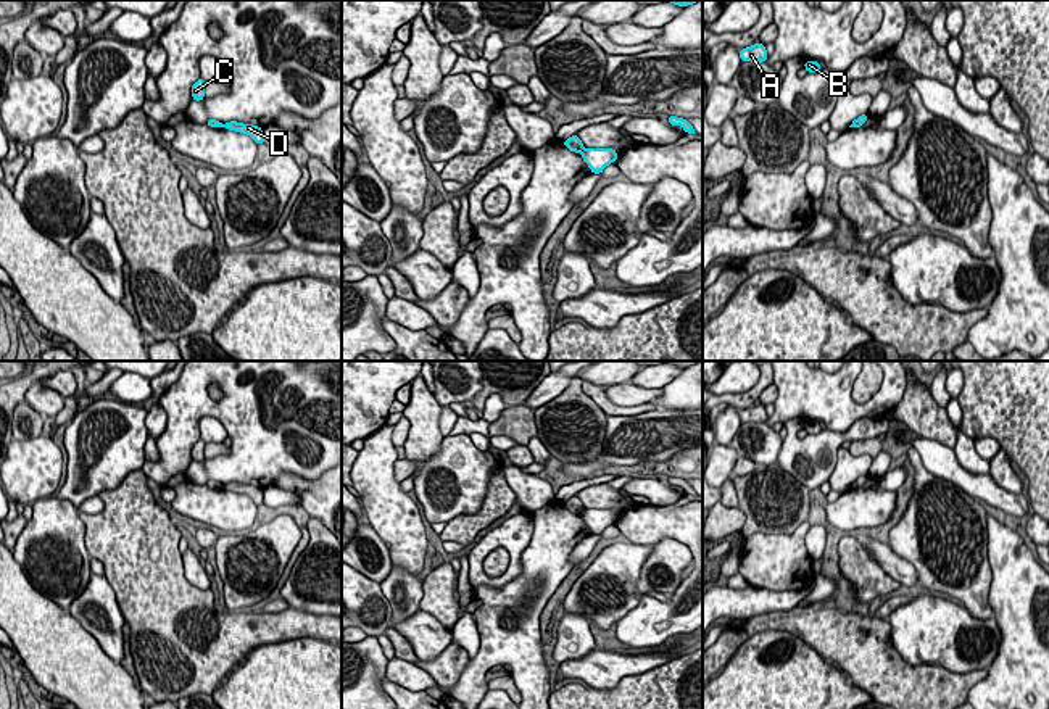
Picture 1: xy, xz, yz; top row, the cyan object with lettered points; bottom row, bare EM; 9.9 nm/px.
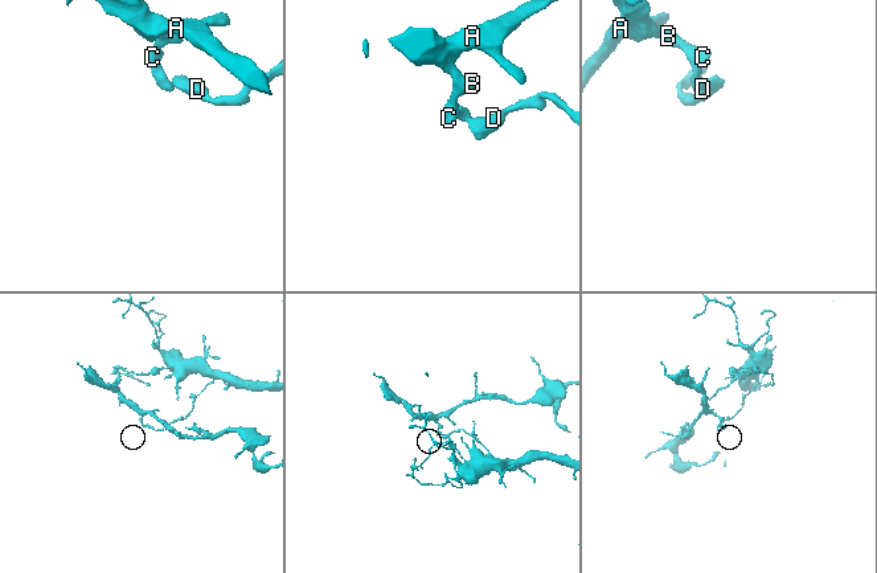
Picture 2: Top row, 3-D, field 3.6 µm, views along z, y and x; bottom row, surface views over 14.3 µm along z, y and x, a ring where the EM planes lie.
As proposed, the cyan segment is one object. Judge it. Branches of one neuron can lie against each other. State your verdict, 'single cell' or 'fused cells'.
fused cells

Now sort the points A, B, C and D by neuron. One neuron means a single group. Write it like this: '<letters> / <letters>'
A B C / D

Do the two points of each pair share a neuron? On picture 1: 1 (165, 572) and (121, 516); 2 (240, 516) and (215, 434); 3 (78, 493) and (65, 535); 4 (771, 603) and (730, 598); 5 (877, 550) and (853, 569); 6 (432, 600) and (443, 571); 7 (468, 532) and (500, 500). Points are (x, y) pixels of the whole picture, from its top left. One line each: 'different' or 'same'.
1: same
2: different
3: different
4: same
5: different
6: same
7: same

